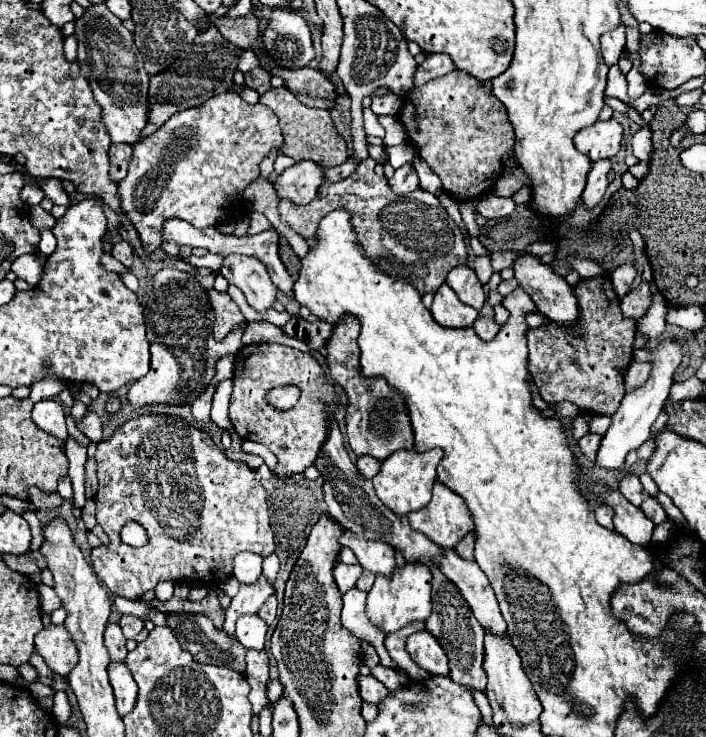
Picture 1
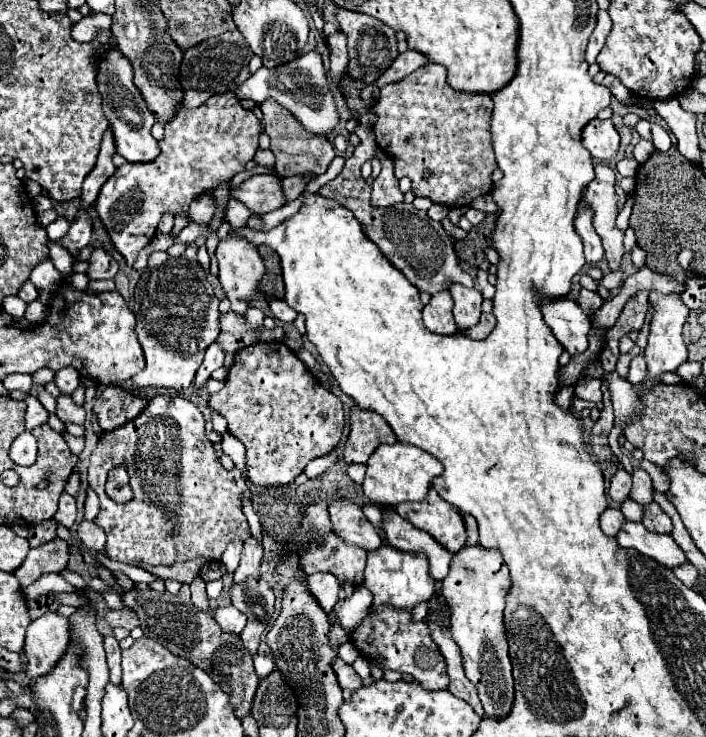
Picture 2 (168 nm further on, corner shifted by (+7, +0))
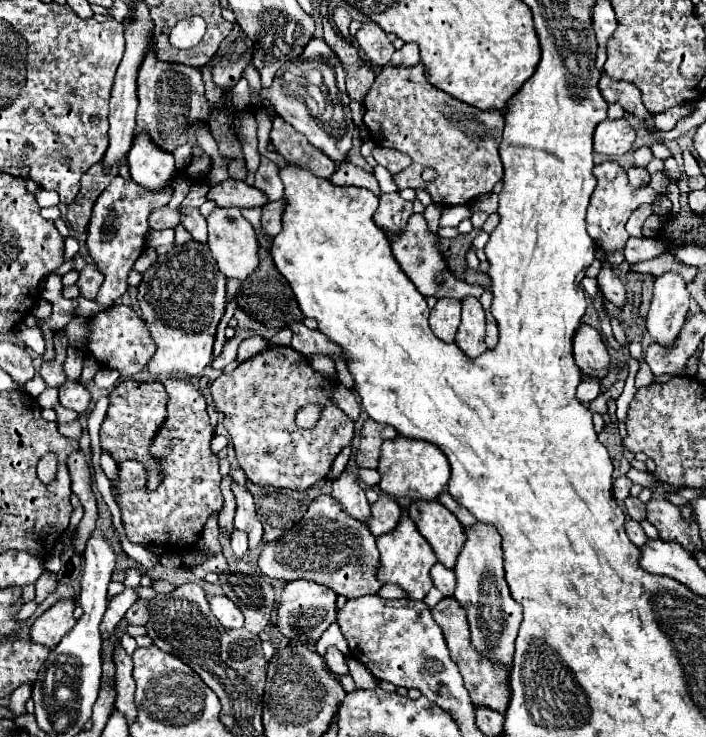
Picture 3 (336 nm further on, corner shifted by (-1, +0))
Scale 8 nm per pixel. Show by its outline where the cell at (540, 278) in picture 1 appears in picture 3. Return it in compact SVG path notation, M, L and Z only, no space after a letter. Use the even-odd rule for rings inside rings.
M582 323L572 343L574 343L576 365L588 375L594 375L600 379L606 377L610 357L600 331L590 327L588 323Z

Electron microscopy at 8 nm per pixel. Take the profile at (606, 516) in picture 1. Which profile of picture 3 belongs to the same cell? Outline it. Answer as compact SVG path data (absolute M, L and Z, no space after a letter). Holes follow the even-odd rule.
M628 519L626 521L626 525L624 525L624 529L626 529L626 533L628 533L628 537L630 537L630 541L634 543L634 545L644 545L646 543L646 535L644 535L644 531L642 531L642 527L640 527L640 523L638 521L634 521L634 519Z

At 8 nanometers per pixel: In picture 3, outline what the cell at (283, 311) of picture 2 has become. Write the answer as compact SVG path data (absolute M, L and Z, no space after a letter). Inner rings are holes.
M294 321L294 325L288 325L294 333L292 337L292 347L302 353L302 355L312 355L312 353L322 353L328 357L342 357L340 347L336 347L332 341L328 341L326 335L322 335L318 329L308 329L302 321Z

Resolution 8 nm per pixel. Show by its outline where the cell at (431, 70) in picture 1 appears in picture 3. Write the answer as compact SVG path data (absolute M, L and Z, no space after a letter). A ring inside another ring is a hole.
M406 43L402 49L398 49L392 55L392 65L404 65L404 67L412 67L420 63L420 53L418 53L418 45L416 43Z

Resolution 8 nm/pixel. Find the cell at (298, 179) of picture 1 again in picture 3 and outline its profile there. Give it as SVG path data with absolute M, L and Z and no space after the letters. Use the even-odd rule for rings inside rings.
M226 179L224 183L212 187L208 191L208 199L216 201L218 207L238 207L238 209L268 205L268 195L264 191L236 179Z

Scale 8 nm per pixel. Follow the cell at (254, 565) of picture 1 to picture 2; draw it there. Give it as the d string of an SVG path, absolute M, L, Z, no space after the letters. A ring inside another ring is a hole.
M230 541L230 545L226 547L224 555L222 555L222 563L228 567L228 573L234 573L238 563L240 563L240 553L242 553L242 543L240 541Z

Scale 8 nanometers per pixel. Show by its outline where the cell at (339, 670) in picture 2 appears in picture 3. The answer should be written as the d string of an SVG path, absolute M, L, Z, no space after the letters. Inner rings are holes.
M330 647L330 649L326 651L326 663L328 663L330 671L334 671L334 673L338 673L338 675L348 675L348 673L350 673L350 669L348 669L348 665L346 665L346 657L344 657L336 647Z

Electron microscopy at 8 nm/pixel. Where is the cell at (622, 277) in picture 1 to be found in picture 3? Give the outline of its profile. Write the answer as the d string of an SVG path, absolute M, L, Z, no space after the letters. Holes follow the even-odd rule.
M604 161L600 165L594 167L594 175L598 179L598 185L590 197L590 205L588 205L586 213L586 228L592 239L604 247L604 251L608 253L622 253L628 241L628 233L626 233L626 221L628 217L642 205L642 203L650 203L650 187L642 187L642 189L632 189L628 185L628 177L626 171L616 163L616 161Z

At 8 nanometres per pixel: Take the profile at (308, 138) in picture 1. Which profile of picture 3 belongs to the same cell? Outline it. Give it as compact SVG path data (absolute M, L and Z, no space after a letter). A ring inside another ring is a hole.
M274 115L274 127L270 133L270 141L274 145L274 151L280 153L288 163L306 167L310 173L328 179L334 171L336 165L330 161L320 149L310 145L306 137L302 137L290 123L286 123L282 117Z

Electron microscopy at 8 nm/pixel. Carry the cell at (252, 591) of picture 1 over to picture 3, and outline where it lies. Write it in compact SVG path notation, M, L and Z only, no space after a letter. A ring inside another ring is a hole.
M232 485L232 491L236 495L236 501L238 501L238 507L236 507L236 519L234 519L234 527L240 529L240 531L246 531L248 533L248 543L250 543L250 549L256 549L262 545L262 535L264 535L264 529L262 529L262 523L258 521L256 517L256 509L254 509L254 499L252 495L240 487L240 485Z

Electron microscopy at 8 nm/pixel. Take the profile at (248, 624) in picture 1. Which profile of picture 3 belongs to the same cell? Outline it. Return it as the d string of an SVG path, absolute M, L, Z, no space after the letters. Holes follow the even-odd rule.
M214 595L208 599L210 611L216 615L216 619L226 625L228 629L240 629L244 627L244 615L238 609L236 603L232 603L226 595Z

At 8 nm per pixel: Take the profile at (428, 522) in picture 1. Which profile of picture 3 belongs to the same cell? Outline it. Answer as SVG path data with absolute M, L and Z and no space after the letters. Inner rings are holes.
M436 499L414 501L408 507L408 517L414 521L420 535L432 545L438 561L452 569L462 545L466 543L462 523Z

